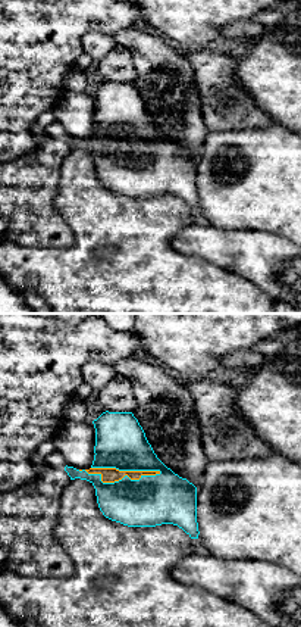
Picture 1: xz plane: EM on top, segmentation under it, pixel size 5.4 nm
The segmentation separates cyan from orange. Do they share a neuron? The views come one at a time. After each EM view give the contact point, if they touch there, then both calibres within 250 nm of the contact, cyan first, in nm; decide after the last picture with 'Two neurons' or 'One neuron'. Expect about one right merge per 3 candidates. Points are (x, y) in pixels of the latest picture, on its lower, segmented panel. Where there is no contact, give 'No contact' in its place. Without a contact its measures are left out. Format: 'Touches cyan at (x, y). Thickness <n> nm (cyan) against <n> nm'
Touches cyan at (118, 482). Thickness 280 nm (cyan) against 80 nm

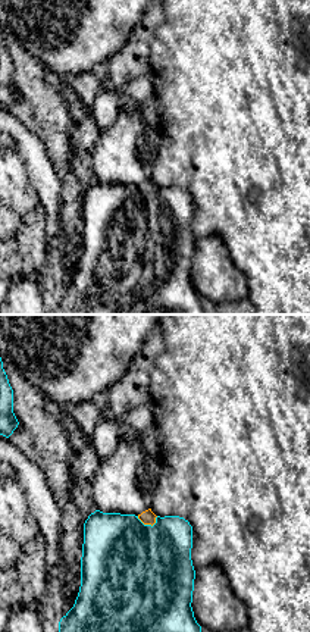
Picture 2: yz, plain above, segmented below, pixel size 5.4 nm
Touches cyan at (149, 525). Thickness 500 nm (cyan) against 80 nm

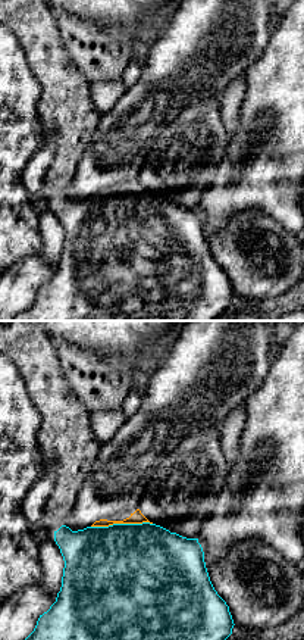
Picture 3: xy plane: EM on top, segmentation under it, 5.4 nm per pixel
Touches cyan at (121, 524). Thickness 500 nm (cyan) against 70 nm

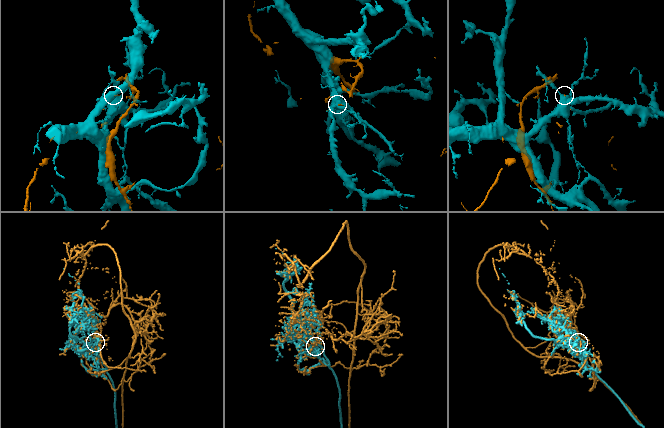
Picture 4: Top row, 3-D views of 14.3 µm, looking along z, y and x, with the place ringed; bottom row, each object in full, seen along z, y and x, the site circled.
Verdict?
Two neurons

